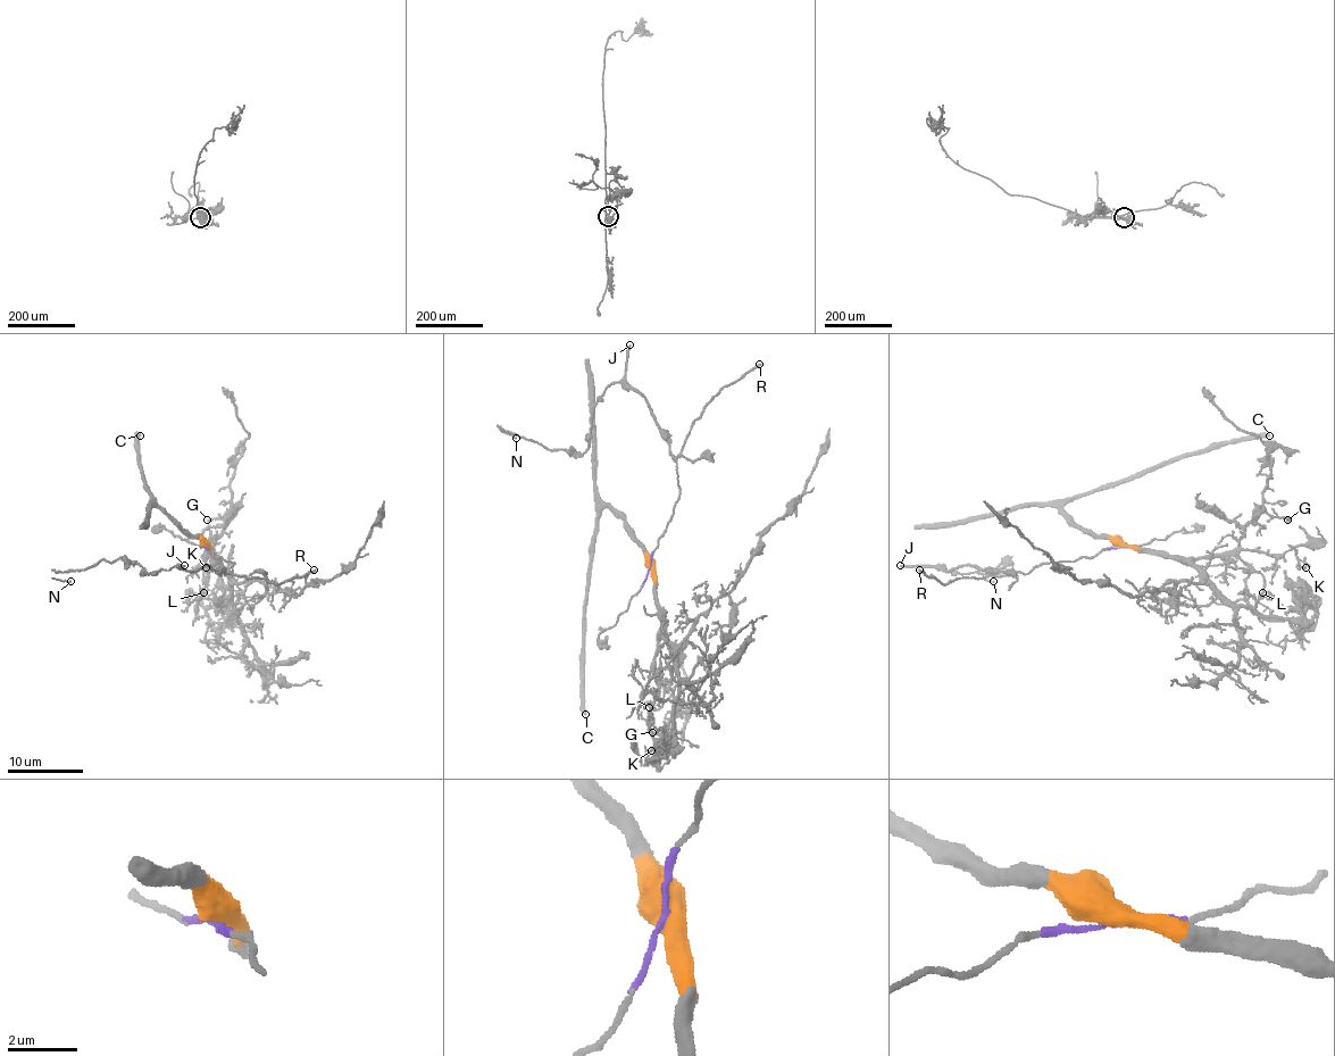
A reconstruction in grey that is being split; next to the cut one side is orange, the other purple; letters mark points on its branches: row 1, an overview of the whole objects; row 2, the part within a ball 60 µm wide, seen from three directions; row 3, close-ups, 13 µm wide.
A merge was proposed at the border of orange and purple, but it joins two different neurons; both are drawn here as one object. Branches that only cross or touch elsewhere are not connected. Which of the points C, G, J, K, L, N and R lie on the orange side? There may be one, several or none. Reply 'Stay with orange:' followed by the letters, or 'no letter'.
Stay with orange: C, G, K, L

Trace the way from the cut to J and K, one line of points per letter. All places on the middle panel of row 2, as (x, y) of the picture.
J: (650, 567), (650, 554), (678, 497), (677, 459), (652, 408), (626, 380), (630, 344)
K: (650, 567), (656, 607), (661, 616), (655, 658), (658, 698), (649, 715), (649, 728), (660, 741), (650, 750)

